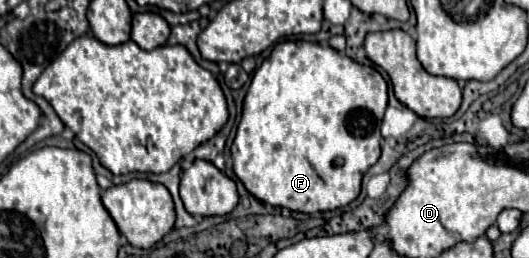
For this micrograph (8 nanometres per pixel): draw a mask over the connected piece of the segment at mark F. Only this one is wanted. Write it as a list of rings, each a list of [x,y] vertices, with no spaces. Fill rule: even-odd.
[[[283,40],[255,70],[245,94],[241,122],[231,146],[233,172],[249,194],[271,206],[315,214],[337,210],[361,192],[363,174],[381,156],[379,126],[387,108],[387,82],[373,66],[363,66],[329,46]]]

